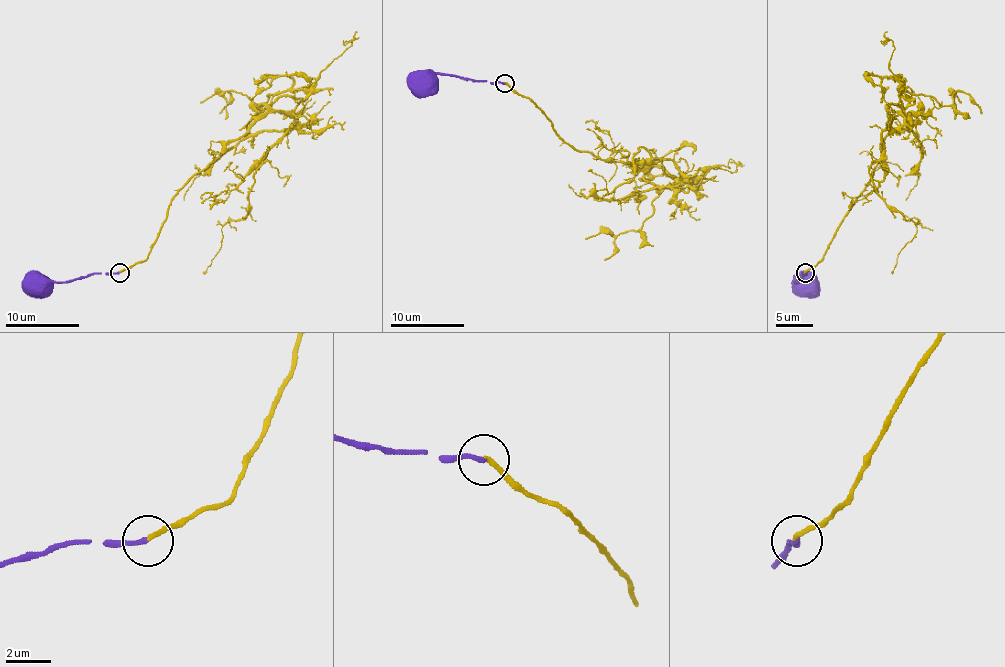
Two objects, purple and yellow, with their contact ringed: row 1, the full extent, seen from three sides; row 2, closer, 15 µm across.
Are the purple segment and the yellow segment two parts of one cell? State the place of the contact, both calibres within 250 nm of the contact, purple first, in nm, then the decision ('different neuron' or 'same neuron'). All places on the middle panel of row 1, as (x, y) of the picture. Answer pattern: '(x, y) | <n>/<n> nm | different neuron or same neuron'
(505, 83) | 200/200 nm | different neuron

